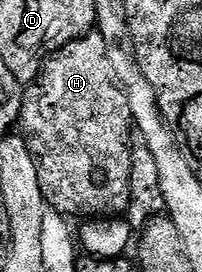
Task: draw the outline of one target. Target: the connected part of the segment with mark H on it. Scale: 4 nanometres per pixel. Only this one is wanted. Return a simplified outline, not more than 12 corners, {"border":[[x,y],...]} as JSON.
{"border":[[92,31],[44,61],[19,125],[68,219],[131,202],[133,122]]}

